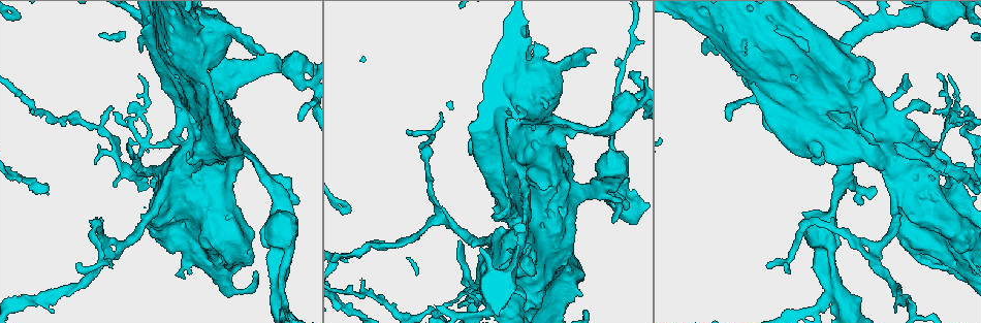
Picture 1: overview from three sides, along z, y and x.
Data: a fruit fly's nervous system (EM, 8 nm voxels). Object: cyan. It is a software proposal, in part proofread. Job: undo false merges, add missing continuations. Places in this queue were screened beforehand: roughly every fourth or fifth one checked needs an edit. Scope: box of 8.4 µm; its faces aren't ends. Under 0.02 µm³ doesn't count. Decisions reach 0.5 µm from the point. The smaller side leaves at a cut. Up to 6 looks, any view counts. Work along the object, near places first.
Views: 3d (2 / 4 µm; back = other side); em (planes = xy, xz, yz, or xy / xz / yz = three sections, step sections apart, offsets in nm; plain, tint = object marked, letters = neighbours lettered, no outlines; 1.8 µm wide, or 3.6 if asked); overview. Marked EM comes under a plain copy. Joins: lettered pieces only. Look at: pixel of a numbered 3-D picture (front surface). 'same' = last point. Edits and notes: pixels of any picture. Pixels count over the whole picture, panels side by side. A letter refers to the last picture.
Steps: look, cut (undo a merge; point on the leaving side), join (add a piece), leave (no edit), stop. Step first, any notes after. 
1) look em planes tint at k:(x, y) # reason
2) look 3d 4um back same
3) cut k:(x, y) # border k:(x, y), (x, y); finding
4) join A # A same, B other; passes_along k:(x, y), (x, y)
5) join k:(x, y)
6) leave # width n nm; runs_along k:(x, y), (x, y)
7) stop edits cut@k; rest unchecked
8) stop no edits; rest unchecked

look em 3.6um xz step 4 letters at 1:(532, 274) # branch stops here

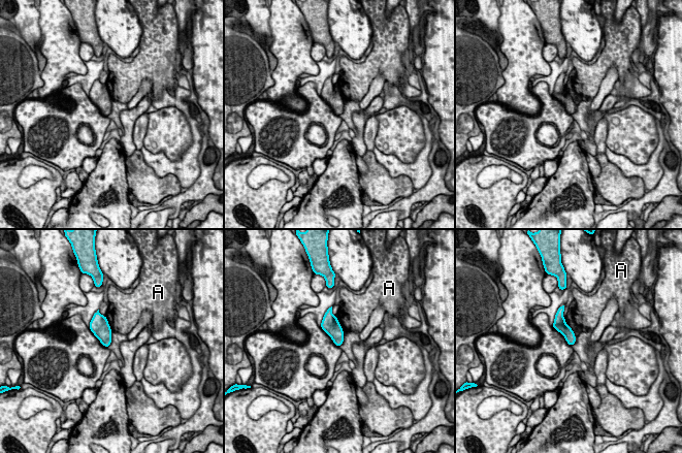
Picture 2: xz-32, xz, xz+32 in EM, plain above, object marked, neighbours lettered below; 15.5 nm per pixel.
leave # A other; none of them fits

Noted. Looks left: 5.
look 3d 4um at 1:(149, 171)

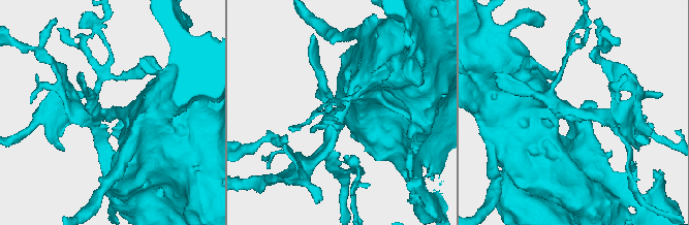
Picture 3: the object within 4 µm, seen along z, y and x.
look em xz step 4 tint at 3:(109, 114) # shape alone is not enough

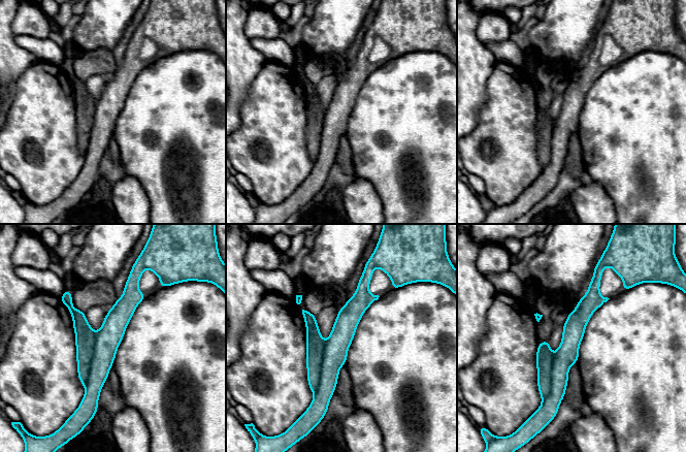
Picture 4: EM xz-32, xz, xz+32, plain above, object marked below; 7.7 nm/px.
look em planes letters same

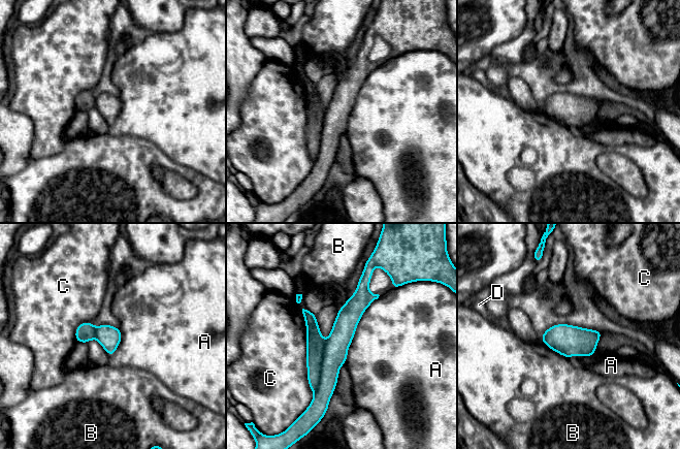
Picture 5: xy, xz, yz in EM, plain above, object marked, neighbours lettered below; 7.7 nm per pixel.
leave # A other, B other, C other, D other; runs_along 5:(363, 281), (326, 358), (326, 398); one neuron here

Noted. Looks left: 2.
stop no edits; rest unchecked

